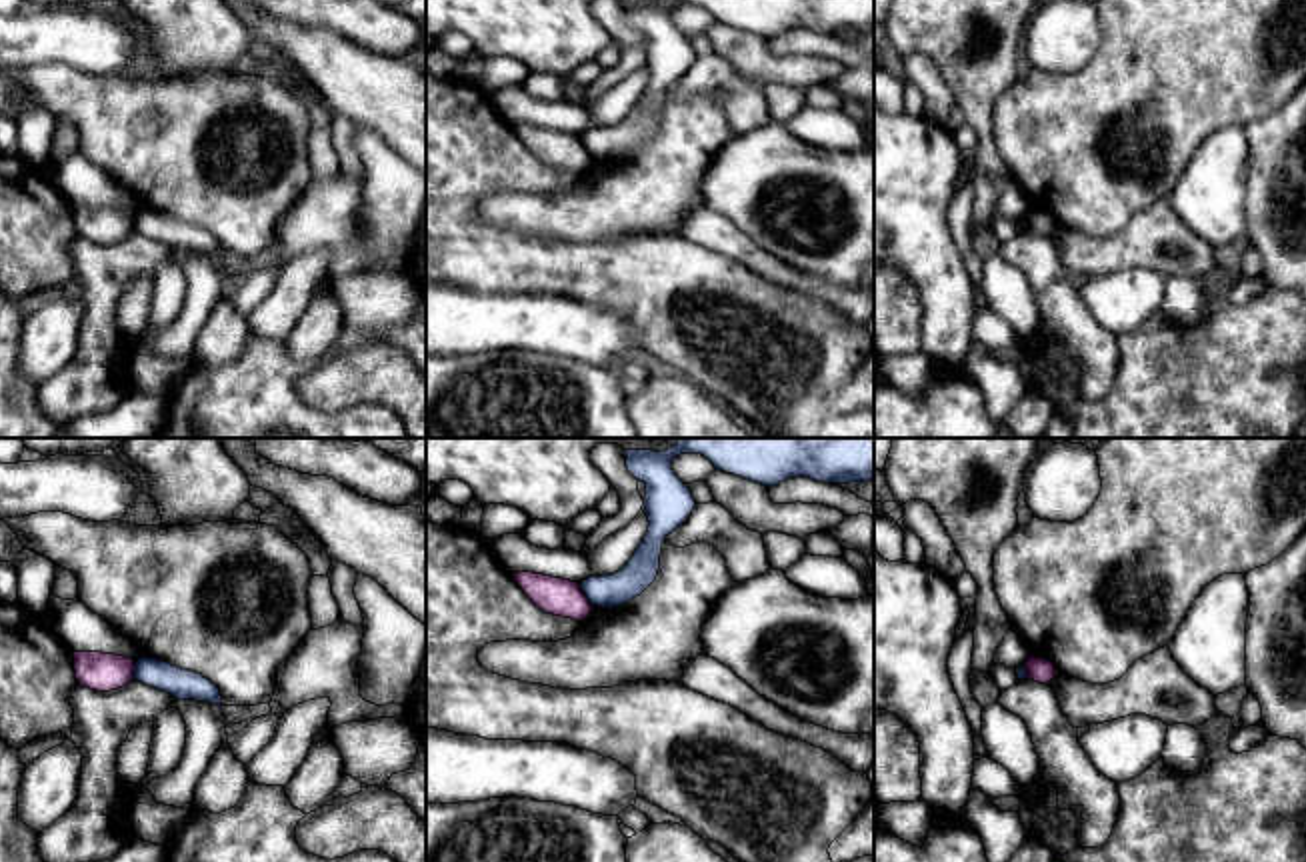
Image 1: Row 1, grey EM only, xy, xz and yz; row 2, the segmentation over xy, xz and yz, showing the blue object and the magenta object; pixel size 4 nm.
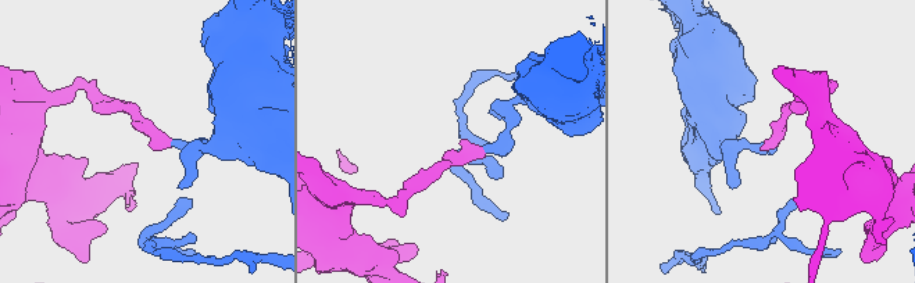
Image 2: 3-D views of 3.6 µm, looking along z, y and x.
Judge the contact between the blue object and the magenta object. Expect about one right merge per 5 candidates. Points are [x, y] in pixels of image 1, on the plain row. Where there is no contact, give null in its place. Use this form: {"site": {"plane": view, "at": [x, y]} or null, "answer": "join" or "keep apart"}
{"site": {"plane": "xz", "at": [586, 148]}, "answer": "keep apart"}

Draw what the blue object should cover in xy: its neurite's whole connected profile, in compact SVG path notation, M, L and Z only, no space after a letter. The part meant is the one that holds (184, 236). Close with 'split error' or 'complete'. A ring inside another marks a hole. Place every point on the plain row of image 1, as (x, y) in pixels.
M140 210L136 214L134 232L156 242L164 242L180 252L210 254L222 258L222 248L216 236L202 226L182 222L158 210Z; complete

